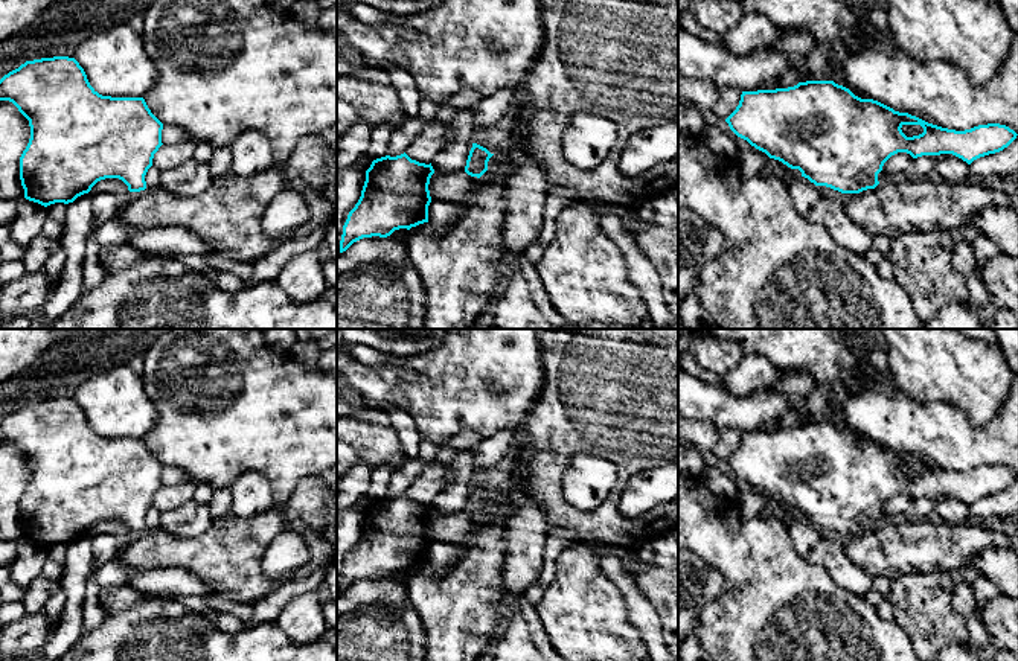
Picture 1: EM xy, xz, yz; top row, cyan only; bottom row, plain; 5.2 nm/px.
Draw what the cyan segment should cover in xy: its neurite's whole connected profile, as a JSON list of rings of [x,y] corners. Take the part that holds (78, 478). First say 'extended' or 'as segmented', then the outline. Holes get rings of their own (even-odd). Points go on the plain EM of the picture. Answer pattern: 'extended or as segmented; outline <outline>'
as segmented; outline [[[75,399],[26,402],[0,420],[0,442],[12,443],[29,461],[30,480],[20,498],[24,539],[44,548],[73,544],[105,519],[122,521],[130,533],[146,530],[145,516],[162,484],[163,465],[143,439],[99,436]]]

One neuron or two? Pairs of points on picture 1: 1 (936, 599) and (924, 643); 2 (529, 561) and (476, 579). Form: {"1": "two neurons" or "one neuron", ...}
{"1": "one neuron", "2": "two neurons"}

